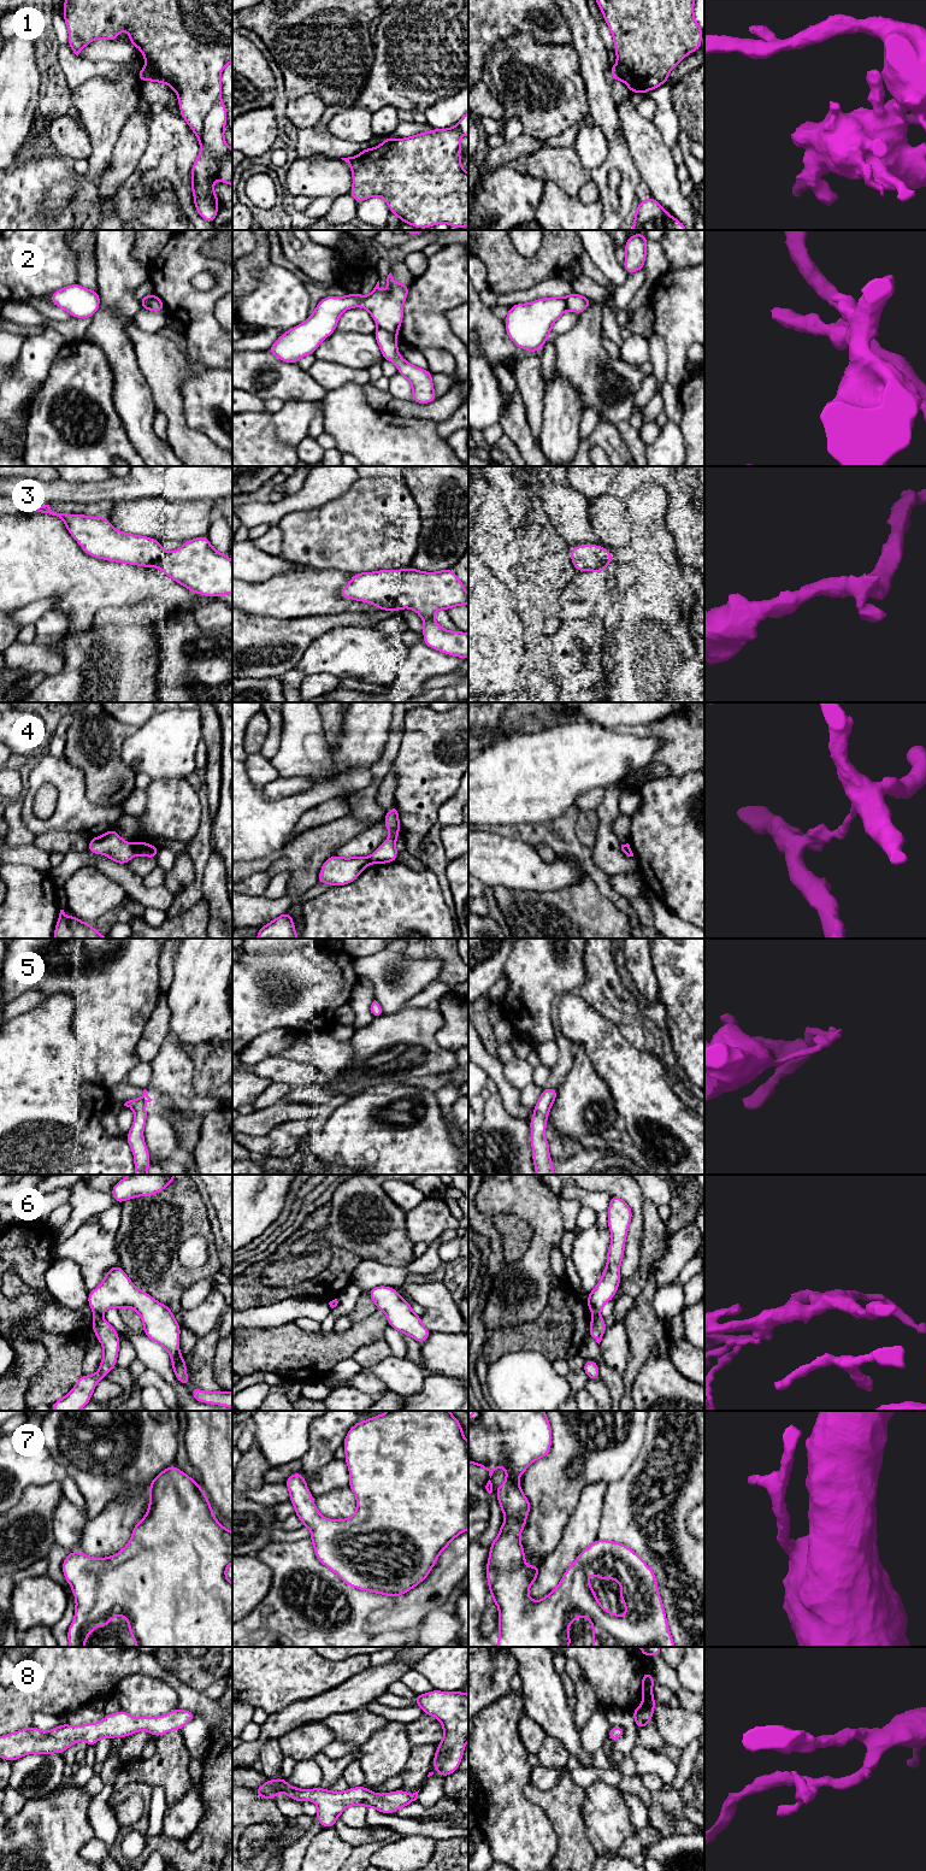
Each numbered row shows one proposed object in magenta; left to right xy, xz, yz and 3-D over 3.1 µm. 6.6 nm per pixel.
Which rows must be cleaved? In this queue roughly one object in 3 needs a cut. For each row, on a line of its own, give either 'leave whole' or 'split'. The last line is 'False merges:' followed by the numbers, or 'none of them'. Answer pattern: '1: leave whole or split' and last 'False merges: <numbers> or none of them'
1: split
2: split
3: leave whole
4: split
5: leave whole
6: split
7: leave whole
8: leave whole
False merges: 1, 2, 4, 6

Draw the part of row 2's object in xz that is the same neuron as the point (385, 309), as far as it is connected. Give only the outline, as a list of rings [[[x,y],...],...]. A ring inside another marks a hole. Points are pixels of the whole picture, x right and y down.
[[[391,272],[385,281],[389,288],[387,293],[379,289],[378,281],[366,298],[356,293],[322,299],[303,323],[287,330],[267,351],[282,361],[296,364],[300,358],[314,354],[317,347],[336,330],[340,316],[353,307],[366,308],[379,329],[397,335],[409,286],[397,283]]]

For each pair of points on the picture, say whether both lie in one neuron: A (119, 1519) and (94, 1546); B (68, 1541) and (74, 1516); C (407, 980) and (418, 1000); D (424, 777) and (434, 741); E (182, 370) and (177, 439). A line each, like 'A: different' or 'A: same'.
A: same
B: same
C: different
D: same
E: same

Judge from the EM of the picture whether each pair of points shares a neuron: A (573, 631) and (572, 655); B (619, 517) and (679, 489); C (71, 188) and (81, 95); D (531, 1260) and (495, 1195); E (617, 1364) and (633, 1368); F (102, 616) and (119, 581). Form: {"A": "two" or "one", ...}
{"A": "one", "B": "two", "C": "two", "D": "one", "E": "two", "F": "two"}

